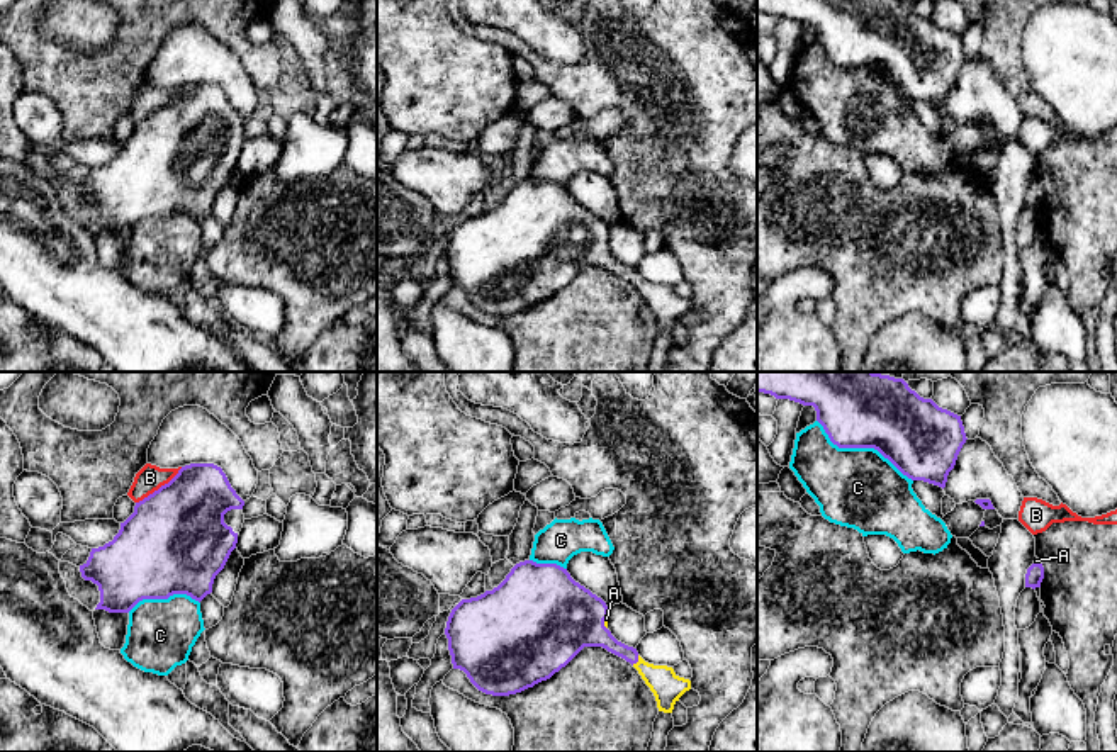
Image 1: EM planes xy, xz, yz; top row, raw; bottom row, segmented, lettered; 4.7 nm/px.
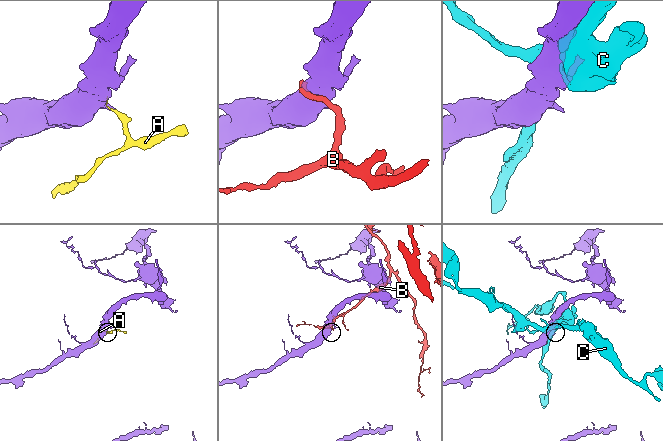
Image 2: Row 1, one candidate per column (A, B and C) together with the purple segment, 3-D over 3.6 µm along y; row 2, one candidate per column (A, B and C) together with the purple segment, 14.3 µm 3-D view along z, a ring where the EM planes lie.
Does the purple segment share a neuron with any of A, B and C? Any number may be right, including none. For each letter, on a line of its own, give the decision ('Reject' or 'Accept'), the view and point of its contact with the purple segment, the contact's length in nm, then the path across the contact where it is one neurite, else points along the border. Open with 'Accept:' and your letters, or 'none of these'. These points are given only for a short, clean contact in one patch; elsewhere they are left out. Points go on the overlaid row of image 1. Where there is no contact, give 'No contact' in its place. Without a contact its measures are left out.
Accept: A
A: Accept. Touches purple at xz (637, 661). Shared border 60 nm. Path across: xz (593, 632), (637, 661), (667, 688)
B: Reject. Touches purple at xy (160, 488). Shared border 280 nm
C: Reject. Touches purple at yz (861, 447). Shared border 550 nm

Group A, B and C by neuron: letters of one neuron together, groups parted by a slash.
A / B / C

